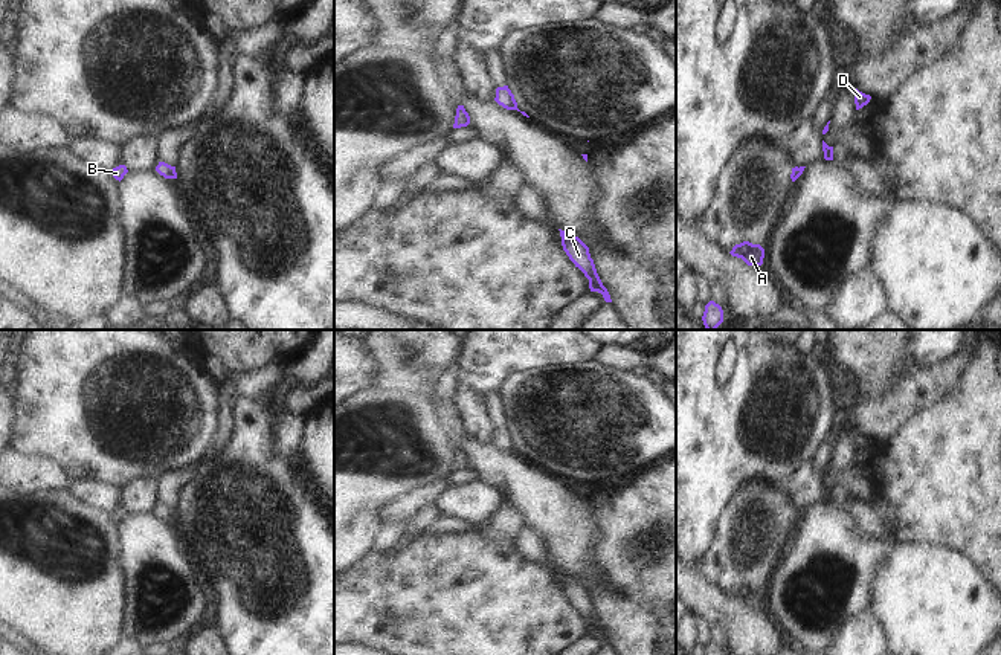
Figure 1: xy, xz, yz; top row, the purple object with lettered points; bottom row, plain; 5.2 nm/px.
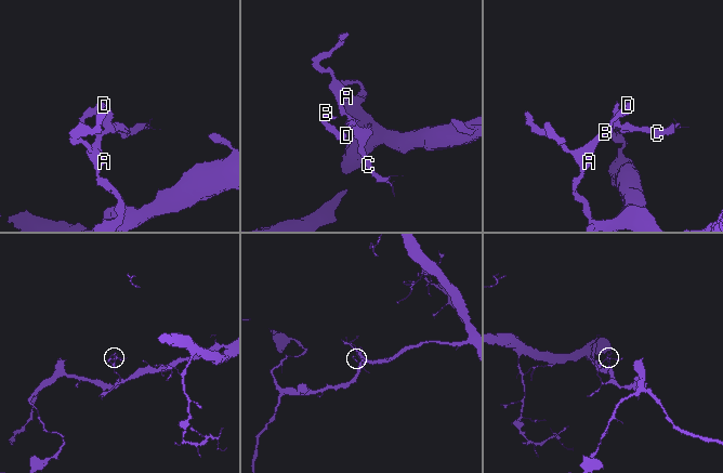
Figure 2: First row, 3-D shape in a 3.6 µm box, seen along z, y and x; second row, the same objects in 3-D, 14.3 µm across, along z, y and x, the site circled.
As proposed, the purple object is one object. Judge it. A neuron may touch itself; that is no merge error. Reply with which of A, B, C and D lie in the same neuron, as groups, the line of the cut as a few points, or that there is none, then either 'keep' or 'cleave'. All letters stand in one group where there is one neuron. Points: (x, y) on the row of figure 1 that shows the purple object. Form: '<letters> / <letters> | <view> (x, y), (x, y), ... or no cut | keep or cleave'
A B D / C | yz (800, 168), (797, 176) | cleave

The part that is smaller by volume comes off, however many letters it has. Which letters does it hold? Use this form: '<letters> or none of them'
C

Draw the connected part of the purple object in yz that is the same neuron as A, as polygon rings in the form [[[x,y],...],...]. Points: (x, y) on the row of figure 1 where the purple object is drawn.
[[[749,241],[735,244],[729,253],[742,258],[748,266],[761,266],[764,258],[764,249],[760,244],[752,244]]]

